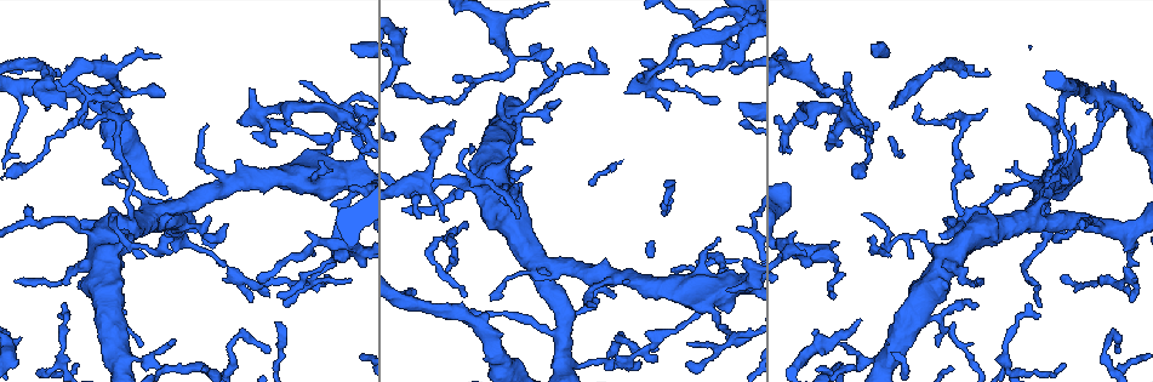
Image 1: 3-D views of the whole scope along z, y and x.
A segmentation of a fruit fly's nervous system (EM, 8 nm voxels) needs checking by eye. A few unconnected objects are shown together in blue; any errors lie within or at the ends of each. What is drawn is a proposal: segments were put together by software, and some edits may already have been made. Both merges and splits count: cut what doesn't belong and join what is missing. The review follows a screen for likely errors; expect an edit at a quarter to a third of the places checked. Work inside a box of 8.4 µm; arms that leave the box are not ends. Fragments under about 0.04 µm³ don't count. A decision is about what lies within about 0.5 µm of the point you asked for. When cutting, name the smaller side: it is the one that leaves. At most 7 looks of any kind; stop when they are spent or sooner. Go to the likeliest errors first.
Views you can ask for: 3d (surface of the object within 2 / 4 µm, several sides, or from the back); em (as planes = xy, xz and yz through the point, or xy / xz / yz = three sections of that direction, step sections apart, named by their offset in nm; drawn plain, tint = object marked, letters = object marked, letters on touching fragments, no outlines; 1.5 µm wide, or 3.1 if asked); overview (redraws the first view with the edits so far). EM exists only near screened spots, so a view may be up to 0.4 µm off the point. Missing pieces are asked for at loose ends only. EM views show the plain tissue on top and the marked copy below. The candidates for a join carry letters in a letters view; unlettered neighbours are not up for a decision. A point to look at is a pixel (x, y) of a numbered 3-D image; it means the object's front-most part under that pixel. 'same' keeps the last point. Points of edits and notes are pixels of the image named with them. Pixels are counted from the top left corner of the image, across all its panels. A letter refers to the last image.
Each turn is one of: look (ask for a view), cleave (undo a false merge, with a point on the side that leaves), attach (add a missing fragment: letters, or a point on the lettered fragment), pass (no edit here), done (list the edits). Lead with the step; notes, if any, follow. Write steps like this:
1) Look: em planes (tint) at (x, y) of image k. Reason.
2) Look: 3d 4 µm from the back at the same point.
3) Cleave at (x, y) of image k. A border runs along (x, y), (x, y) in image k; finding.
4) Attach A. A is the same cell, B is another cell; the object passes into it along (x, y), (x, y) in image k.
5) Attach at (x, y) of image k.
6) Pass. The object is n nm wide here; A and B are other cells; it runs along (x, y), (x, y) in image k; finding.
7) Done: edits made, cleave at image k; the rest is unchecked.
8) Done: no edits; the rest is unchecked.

Look: em planes (letters) at (56, 75) of image 1. Free end.

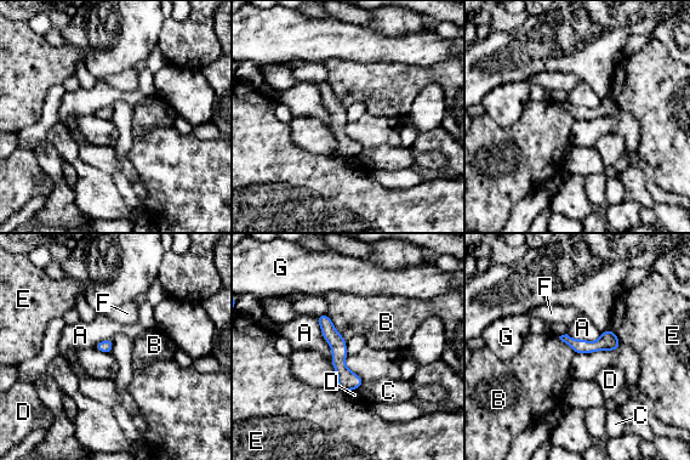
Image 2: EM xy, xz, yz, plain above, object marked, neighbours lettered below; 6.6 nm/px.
Pass. A, B, C, D, E, F and G are other cells; no lettered fragment goes on from it.

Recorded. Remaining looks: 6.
Look: 3d 2 µm at (331, 277) of image 1. Tapers out.

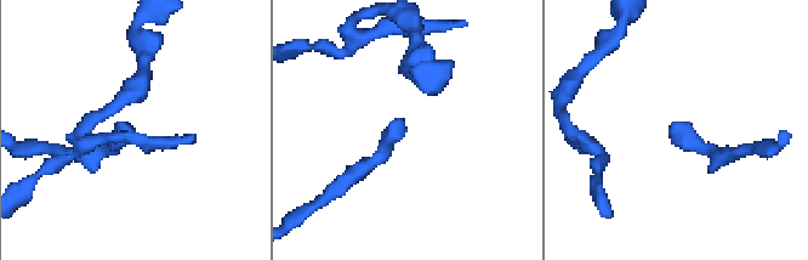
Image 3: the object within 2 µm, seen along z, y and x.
Look: em yz step 4 (letters) at (130, 126) of image 3. Need the tissue.

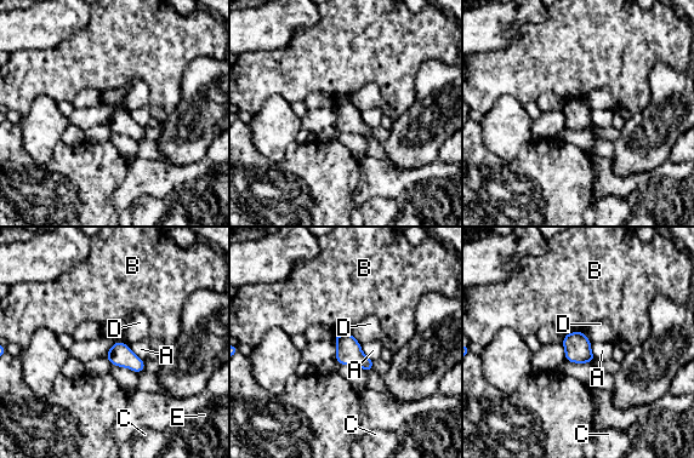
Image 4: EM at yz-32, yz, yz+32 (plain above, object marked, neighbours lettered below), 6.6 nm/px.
Look: em planes (letters) at the same point.

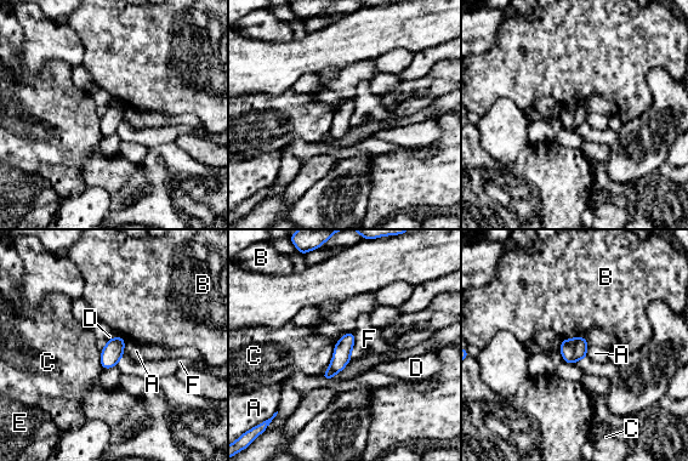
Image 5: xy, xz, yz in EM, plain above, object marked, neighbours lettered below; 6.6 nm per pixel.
Pass. The object is 120 nm wide here; A, B, C, D, E and F are other cells; it runs along (351, 335), (340, 360), (325, 376) in image 5; none of them fits.

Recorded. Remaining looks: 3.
Look: 3d 4 µm at (687, 342) of image 1. Branch stops here.

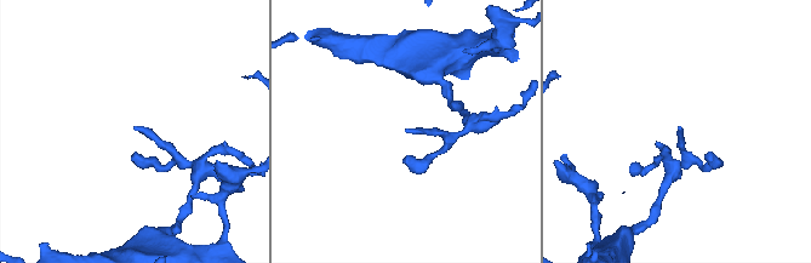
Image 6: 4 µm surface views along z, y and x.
Look: em xy step 4 (tint) at (134, 129) of image 6.

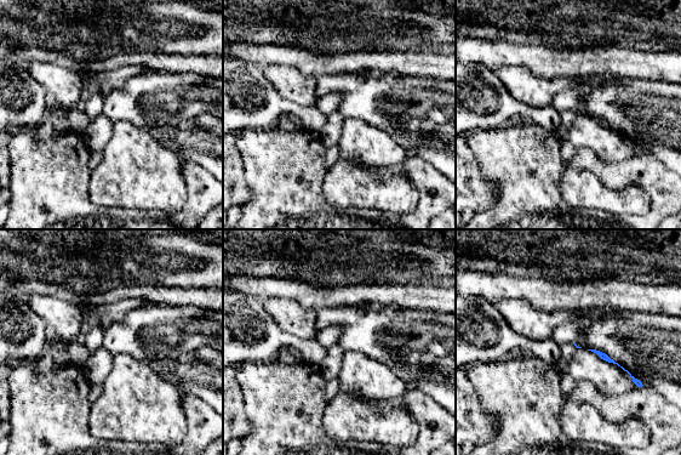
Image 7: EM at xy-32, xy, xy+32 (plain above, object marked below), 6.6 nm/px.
Look: em planes (letters) at the same point.

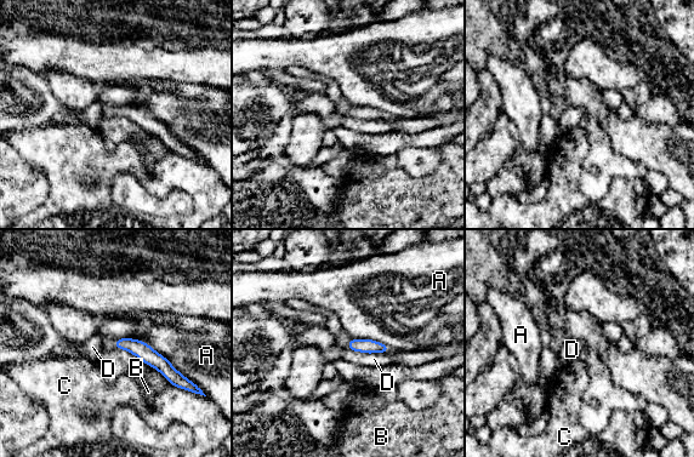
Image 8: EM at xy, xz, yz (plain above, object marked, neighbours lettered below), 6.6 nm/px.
Pass. The object is 100 nm wide here; A, B, C and D are other cells; it runs along (118, 343), (143, 350), (177, 383) in image 8; none of them fits.

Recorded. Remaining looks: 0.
Done: no edits; the rest is unchecked.

